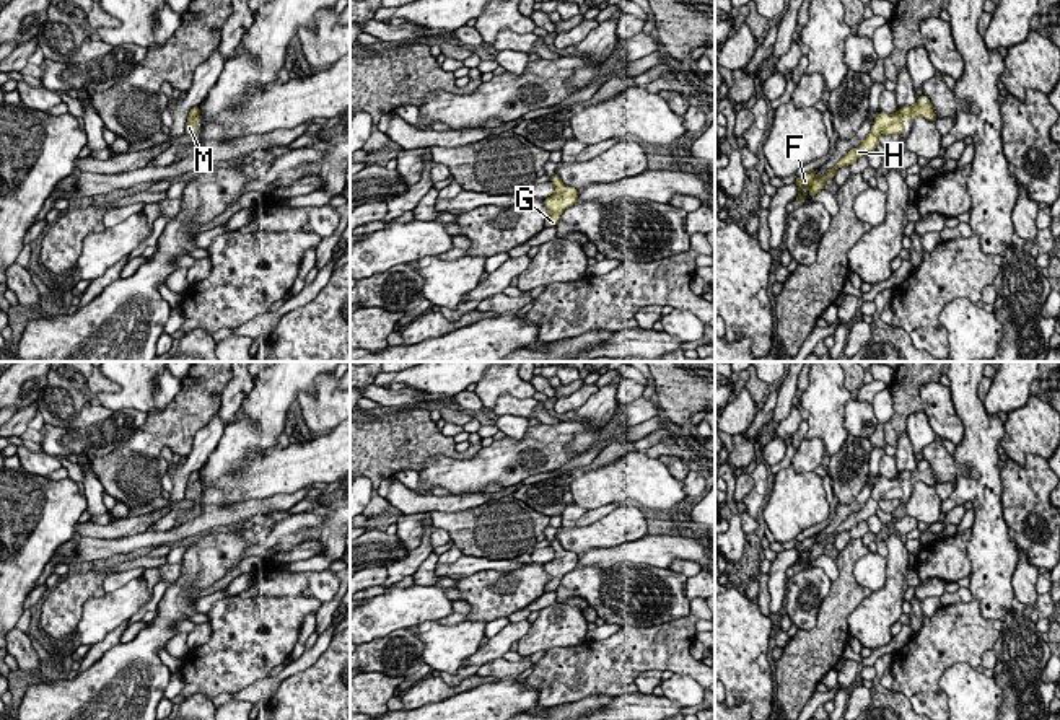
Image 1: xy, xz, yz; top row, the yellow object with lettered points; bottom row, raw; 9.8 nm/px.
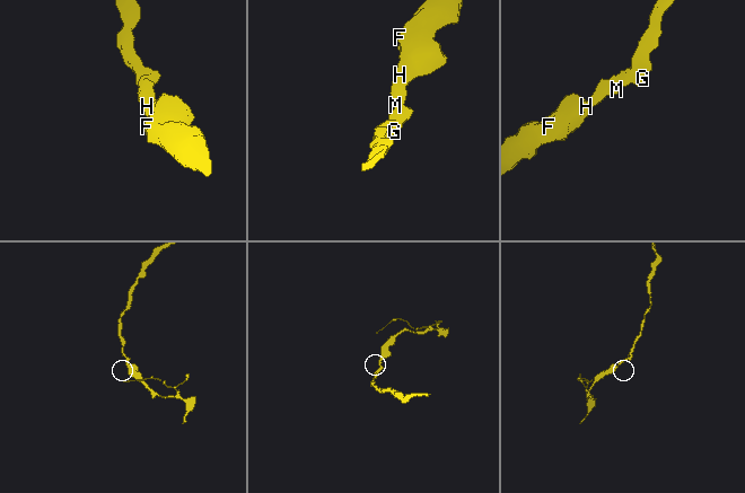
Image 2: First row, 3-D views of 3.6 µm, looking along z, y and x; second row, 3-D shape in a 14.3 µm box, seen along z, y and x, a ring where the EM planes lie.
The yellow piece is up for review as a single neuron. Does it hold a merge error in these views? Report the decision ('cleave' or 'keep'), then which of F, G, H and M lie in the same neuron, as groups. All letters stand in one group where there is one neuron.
keep | F G H M

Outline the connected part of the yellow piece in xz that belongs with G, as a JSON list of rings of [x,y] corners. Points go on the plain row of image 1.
[[[557,538],[549,546],[555,551],[555,557],[544,564],[544,570],[552,577],[544,588],[547,593],[558,588],[563,575],[572,572],[580,559],[578,554],[565,551]]]

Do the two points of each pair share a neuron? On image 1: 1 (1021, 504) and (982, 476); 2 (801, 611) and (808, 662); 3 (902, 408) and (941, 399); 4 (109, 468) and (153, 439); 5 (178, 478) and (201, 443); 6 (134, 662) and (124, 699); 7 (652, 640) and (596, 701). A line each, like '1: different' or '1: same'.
1: different
2: different
3: different
4: same
5: same
6: same
7: different

